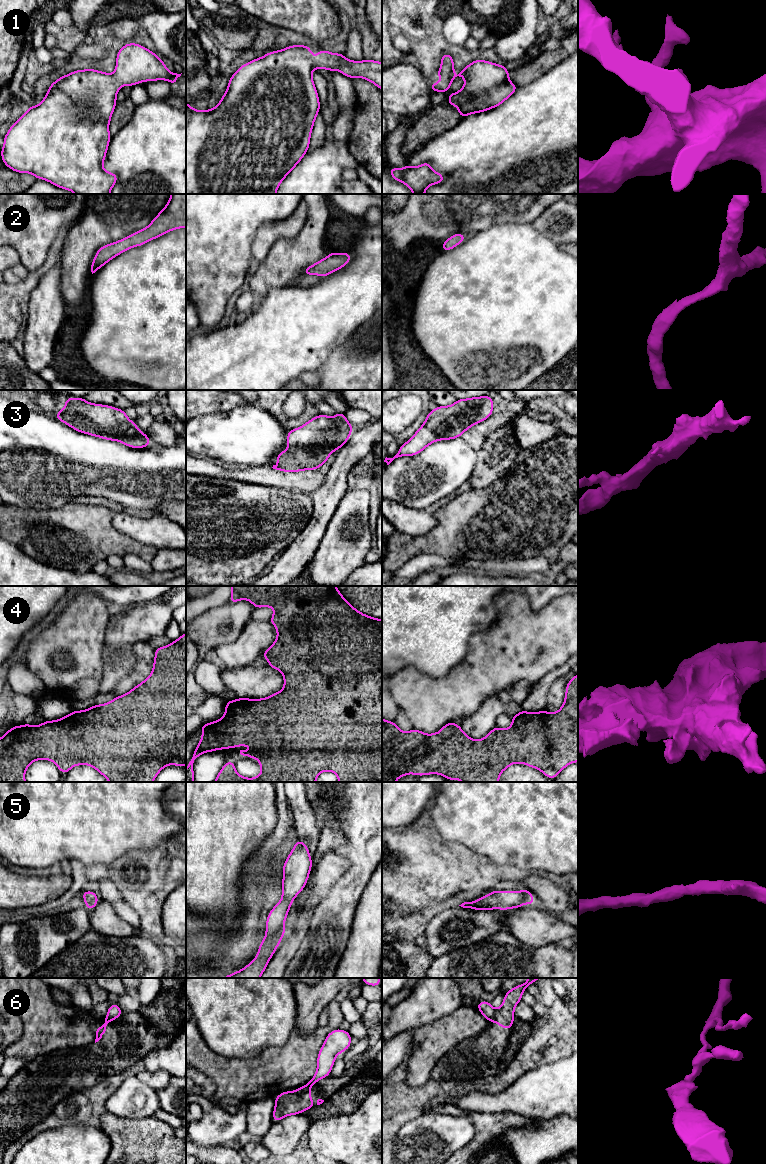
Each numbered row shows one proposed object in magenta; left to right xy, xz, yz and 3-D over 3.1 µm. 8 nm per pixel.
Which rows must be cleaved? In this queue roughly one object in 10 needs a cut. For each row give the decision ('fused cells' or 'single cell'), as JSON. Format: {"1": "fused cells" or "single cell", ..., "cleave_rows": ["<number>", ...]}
{"1": "single cell", "2": "single cell", "3": "single cell", "4": "single cell", "5": "single cell", "6": "fused cells", "cleave_rows": ["6"]}

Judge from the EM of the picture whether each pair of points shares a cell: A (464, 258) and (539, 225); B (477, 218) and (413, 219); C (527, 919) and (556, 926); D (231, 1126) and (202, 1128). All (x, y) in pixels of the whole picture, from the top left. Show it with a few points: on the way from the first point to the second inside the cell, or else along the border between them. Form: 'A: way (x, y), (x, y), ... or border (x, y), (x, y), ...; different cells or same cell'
A: border (531, 224), (552, 242); different cells
B: way (461, 218), (429, 218); same cell
C: way (534, 926), (549, 926); same cell
D: way (224, 1127), (209, 1128); same cell

